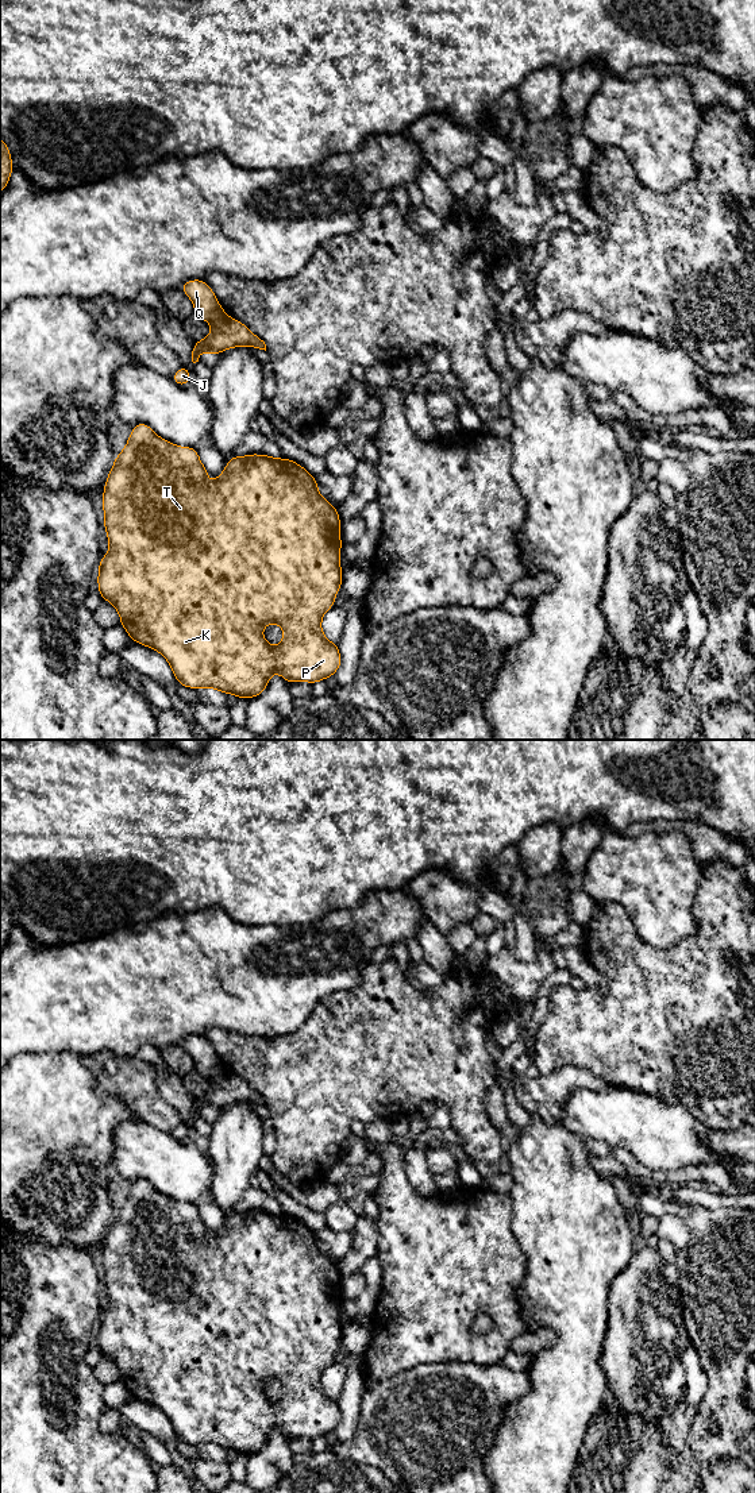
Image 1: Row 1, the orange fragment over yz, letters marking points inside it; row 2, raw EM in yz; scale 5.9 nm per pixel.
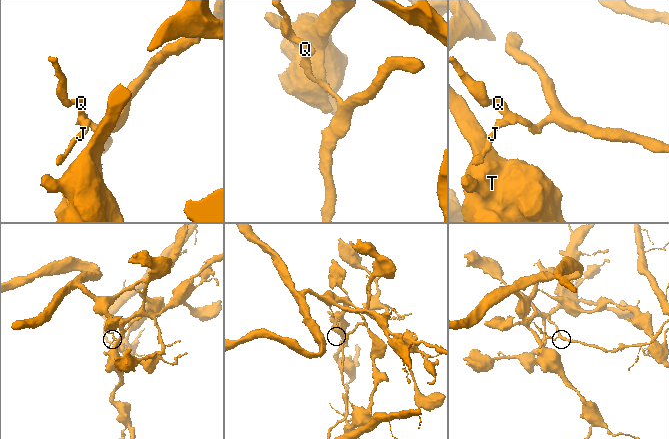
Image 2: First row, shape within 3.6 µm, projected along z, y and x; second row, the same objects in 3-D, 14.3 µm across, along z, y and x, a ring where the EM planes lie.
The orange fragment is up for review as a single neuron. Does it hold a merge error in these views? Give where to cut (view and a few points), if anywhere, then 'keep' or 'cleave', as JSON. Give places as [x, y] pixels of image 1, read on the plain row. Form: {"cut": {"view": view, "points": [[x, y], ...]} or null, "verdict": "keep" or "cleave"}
{"cut": {"view": "yz", "points": [[223, 1068], [212, 1081]]}, "verdict": "cleave"}

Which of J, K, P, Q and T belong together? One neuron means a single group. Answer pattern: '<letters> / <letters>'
J / K P Q T

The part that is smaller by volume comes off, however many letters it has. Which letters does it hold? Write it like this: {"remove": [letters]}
{"remove": ["J"]}

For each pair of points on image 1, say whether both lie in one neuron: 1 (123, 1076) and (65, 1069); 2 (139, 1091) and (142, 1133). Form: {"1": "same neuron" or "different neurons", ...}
{"1": "different neurons", "2": "different neurons"}

